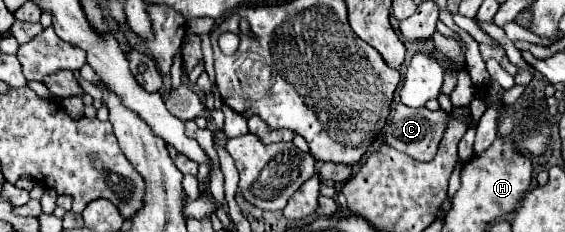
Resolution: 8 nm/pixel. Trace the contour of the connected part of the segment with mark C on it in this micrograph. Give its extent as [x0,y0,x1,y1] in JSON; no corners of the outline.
[386,103,448,161]

